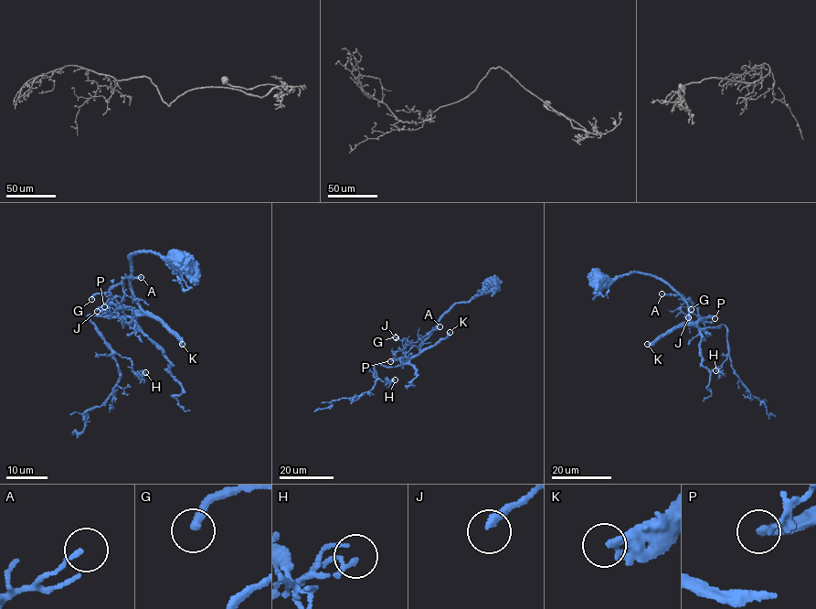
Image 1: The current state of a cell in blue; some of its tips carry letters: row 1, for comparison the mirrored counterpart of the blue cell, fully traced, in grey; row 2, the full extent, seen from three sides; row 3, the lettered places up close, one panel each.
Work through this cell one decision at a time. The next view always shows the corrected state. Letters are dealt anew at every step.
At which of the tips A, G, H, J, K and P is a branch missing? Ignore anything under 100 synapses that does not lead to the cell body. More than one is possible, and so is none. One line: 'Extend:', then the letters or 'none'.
Extend: K, P

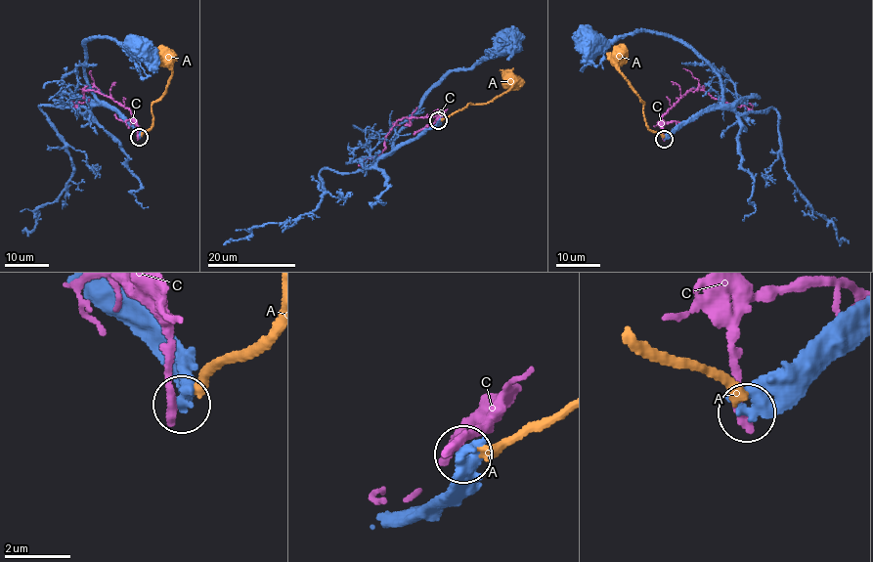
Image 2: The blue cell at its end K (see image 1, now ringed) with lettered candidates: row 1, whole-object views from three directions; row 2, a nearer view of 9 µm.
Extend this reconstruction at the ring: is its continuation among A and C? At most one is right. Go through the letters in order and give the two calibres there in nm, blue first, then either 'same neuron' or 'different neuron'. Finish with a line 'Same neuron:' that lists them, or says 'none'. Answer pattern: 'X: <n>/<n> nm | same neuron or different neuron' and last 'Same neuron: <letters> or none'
A: 550/360 nm | different neuron
C: 550/340 nm | different neuron
Same neuron: none

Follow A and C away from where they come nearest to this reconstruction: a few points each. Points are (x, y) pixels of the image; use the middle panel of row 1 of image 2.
A: (441, 119), (470, 103), (487, 103), (508, 89), (513, 84), (511, 82)
C: (438, 118), (443, 112), (422, 117), (403, 116), (385, 138), (385, 148), (363, 161)

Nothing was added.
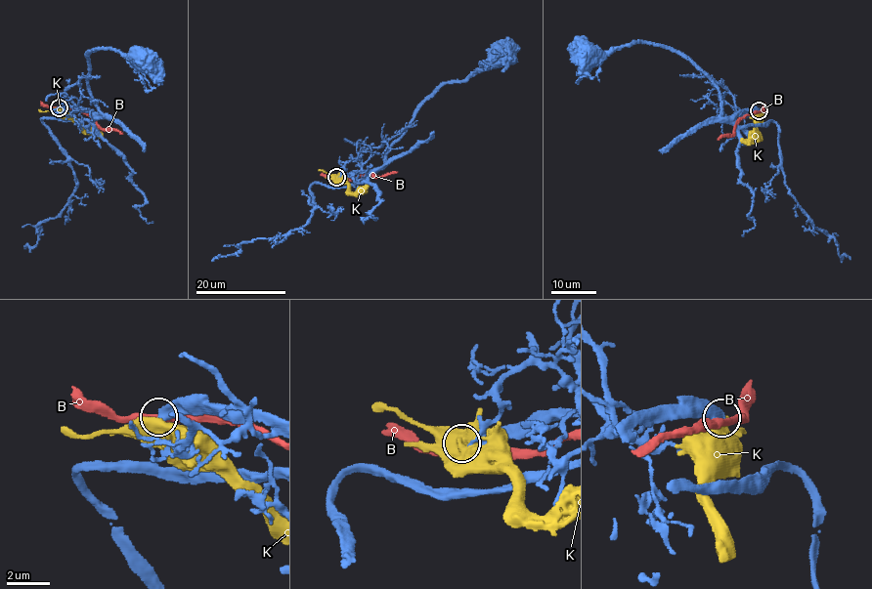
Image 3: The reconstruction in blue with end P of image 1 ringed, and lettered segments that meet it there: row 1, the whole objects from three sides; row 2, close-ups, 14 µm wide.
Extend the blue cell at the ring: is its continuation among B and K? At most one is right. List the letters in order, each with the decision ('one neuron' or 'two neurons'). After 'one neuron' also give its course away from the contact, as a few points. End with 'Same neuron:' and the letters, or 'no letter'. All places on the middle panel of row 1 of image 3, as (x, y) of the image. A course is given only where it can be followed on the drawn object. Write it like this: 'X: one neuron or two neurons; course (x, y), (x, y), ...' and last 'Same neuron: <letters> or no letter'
B: two neurons
K: two neurons
Same neuron: no letter

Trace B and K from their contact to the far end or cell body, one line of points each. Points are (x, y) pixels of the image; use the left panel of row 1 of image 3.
B: (62, 107), (78, 108), (90, 115), (104, 130), (122, 134)
K: (60, 108), (87, 129), (102, 134)

